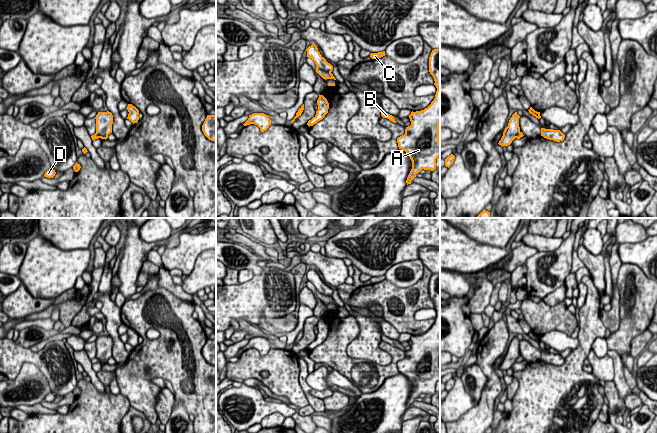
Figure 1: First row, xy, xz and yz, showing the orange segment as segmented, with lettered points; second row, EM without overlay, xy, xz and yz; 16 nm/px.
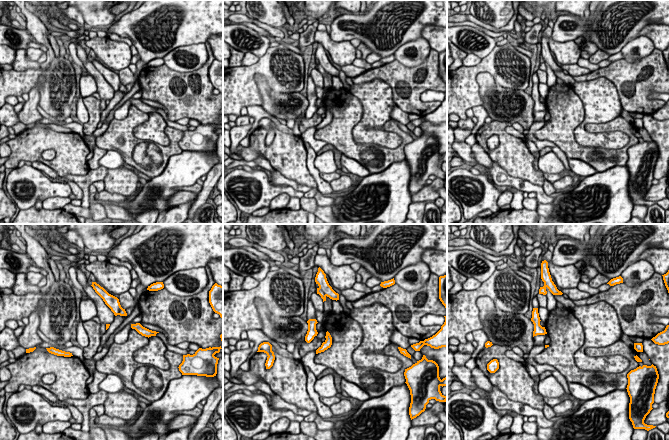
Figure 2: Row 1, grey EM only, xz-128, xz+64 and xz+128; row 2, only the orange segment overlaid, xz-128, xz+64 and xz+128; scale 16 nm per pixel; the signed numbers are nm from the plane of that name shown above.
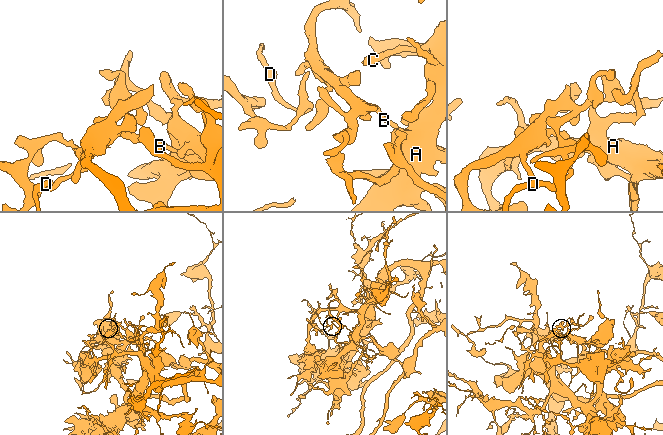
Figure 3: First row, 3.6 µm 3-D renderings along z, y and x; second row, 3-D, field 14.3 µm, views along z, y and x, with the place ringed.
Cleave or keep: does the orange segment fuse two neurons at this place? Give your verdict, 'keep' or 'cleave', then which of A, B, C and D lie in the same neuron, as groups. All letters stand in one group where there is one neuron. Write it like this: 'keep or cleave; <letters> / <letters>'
cleave; A C D / B

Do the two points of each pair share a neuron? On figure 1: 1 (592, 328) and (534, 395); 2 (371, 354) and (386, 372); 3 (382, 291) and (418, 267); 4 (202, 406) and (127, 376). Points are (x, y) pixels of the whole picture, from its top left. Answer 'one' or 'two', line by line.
1: one
2: two
3: two
4: one

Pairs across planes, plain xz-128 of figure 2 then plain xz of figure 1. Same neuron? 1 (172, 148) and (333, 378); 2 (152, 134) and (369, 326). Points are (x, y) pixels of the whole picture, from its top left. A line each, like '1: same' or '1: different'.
1: different
2: same

